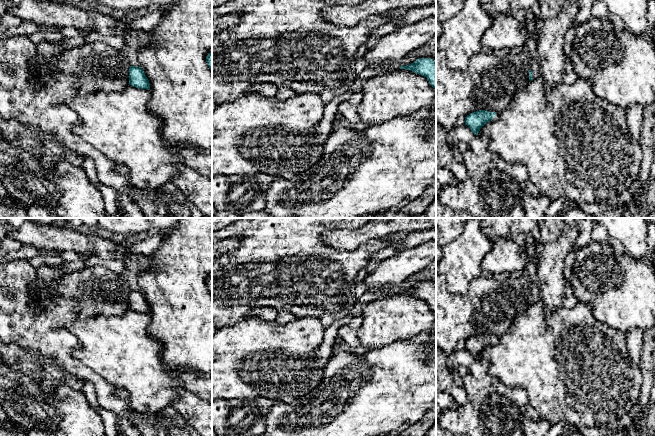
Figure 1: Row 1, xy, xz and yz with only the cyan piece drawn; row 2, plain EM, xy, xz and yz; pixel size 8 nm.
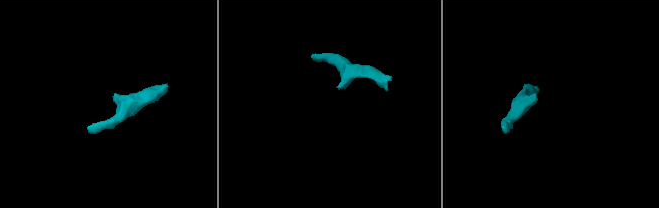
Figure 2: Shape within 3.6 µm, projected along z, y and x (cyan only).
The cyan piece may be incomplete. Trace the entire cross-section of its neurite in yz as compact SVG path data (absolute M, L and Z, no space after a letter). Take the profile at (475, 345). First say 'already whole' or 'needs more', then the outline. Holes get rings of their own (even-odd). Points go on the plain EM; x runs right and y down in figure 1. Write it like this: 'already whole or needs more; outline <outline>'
already whole; outline M479 334L470 337L465 341L465 349L467 349L474 359L478 359L480 353L495 341L497 336Z

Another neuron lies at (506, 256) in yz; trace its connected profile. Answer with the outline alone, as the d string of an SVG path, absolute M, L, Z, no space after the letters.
M497 237L492 249L482 261L482 270L490 276L501 277L522 270L528 258L526 246L520 246L511 238Z

